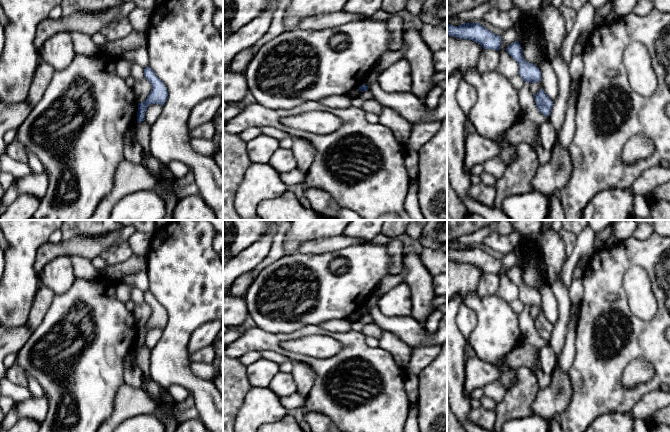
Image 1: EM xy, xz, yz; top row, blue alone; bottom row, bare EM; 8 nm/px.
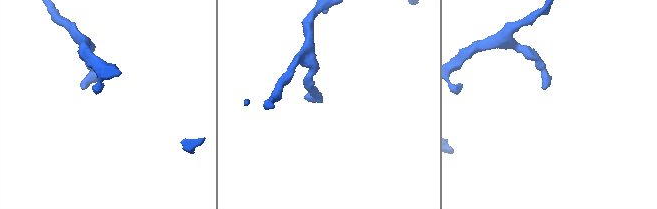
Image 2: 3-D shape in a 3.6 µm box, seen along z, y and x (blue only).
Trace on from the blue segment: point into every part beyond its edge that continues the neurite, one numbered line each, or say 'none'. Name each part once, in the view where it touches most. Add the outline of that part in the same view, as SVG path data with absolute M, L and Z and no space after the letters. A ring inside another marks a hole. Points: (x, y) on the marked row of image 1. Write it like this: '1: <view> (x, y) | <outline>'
none

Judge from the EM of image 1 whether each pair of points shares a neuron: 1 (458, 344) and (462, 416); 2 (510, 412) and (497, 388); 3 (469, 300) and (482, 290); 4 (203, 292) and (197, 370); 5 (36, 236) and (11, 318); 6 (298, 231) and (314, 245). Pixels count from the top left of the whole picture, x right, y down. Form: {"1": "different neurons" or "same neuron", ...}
{"1": "same neuron", "2": "different neurons", "3": "different neurons", "4": "different neurons", "5": "same neuron", "6": "different neurons"}

